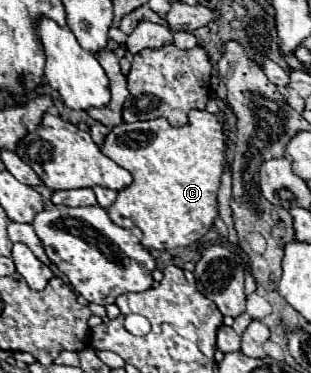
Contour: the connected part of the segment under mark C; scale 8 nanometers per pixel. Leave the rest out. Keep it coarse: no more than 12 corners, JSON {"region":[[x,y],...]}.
{"region":[[217,115],[121,123],[101,151],[133,175],[107,209],[147,249],[213,227]]}

